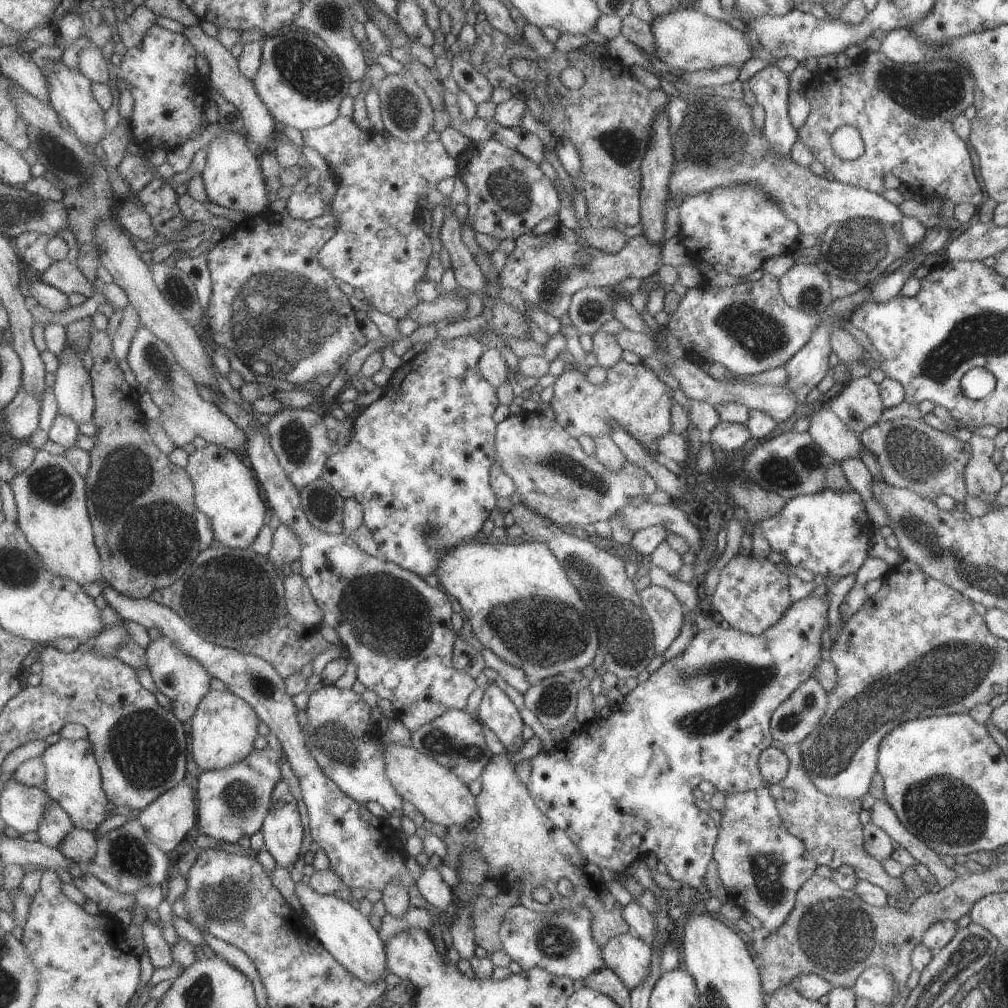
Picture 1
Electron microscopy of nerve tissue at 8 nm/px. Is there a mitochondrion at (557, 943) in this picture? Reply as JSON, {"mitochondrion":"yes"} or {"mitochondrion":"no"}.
{"mitochondrion":"yes"}

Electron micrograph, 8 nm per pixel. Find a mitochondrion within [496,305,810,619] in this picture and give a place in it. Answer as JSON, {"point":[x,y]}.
{"point":[581,476]}

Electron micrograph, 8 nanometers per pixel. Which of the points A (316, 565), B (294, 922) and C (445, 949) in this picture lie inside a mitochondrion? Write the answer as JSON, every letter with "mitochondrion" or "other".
{"A":"other","B":"other","C":"other"}

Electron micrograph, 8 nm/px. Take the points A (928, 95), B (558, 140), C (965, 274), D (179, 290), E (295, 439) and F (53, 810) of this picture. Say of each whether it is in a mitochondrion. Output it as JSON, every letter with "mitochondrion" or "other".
{"A":"mitochondrion","B":"other","C":"other","D":"mitochondrion","E":"mitochondrion","F":"other"}

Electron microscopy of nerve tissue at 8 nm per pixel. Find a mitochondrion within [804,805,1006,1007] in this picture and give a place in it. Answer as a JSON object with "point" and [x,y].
{"point":[972,947]}

